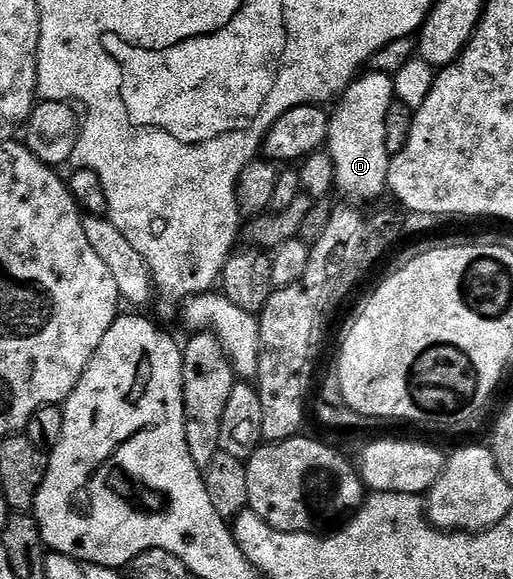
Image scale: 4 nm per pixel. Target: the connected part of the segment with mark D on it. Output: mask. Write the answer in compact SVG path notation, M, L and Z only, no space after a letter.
M364 72L348 85L335 103L336 111L331 111L326 152L334 164L335 189L348 197L345 199L368 202L388 190L386 112L390 112L395 97L389 75Z

